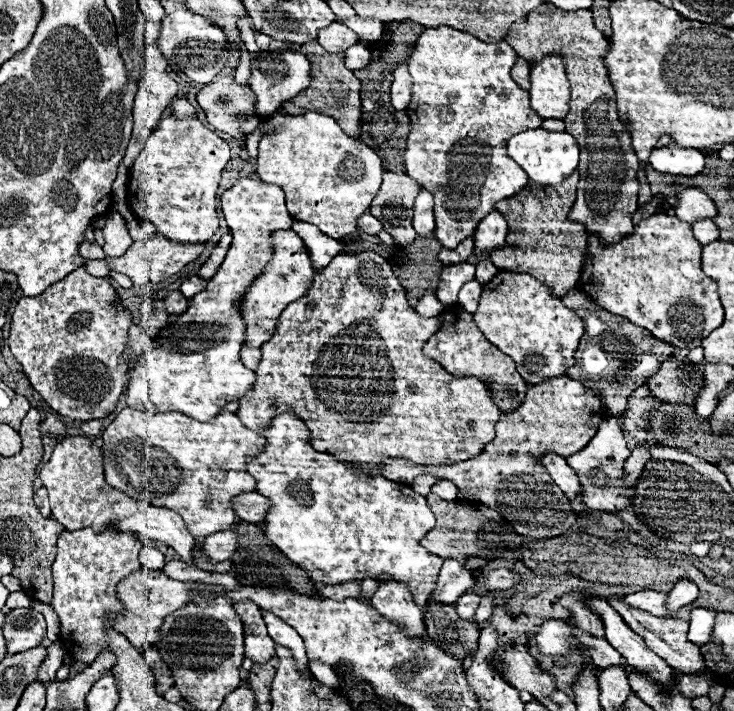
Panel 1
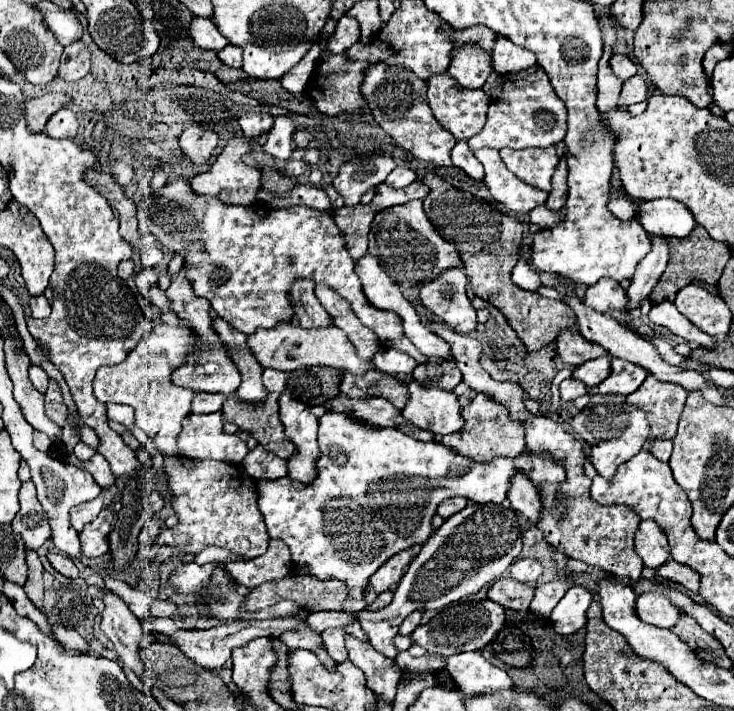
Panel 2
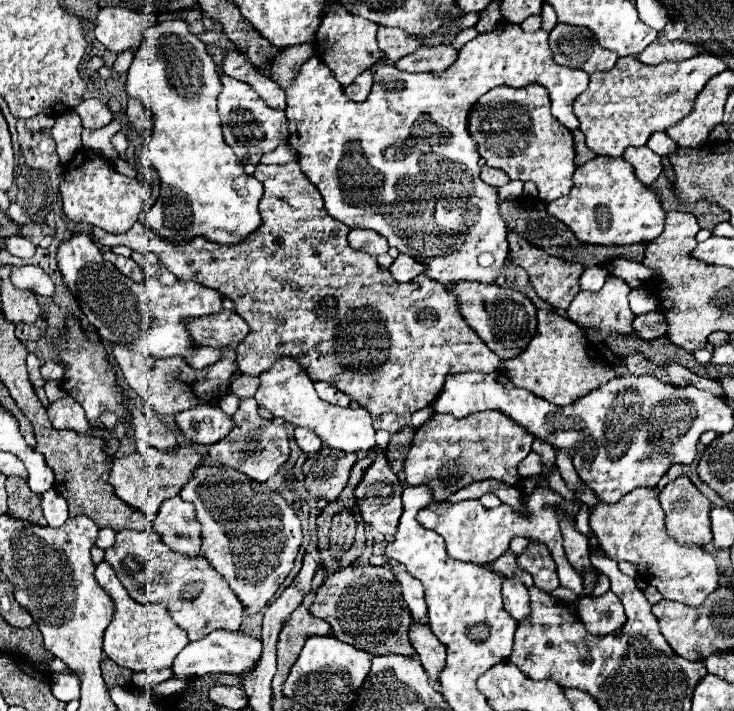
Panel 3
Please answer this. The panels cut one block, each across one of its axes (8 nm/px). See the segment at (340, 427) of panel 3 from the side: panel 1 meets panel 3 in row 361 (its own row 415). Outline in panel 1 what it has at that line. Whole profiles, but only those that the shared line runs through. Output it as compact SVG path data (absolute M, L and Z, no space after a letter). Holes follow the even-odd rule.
M280 414L274 418L274 422L262 430L260 434L266 436L266 444L264 448L256 454L256 456L250 456L248 462L246 462L246 470L250 476L256 478L256 492L266 496L270 500L270 508L266 512L266 520L264 520L264 532L268 536L268 540L272 540L278 550L288 558L292 560L296 566L300 566L314 582L322 582L322 584L344 584L348 580L364 580L364 578L374 578L374 580L396 580L396 582L404 582L404 586L410 590L412 594L412 600L416 602L418 608L426 608L426 600L428 600L428 592L434 588L434 582L436 582L436 576L438 576L438 570L442 566L444 560L440 560L440 556L428 552L426 548L420 546L420 540L426 536L426 532L430 532L434 528L434 514L430 512L430 506L426 502L424 496L420 494L414 494L412 490L408 490L406 486L402 486L400 482L392 482L392 480L386 480L382 476L362 476L362 474L356 474L352 472L346 464L342 464L340 460L336 460L332 454L324 454L324 452L316 452L312 446L310 446L310 436L308 436L308 428L306 424L298 418L298 416L292 416L292 414Z

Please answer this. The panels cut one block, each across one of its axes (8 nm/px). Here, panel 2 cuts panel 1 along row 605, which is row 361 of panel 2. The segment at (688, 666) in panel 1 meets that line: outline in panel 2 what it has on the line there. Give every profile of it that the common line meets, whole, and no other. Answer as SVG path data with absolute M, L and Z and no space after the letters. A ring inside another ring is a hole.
M612 357L610 376L598 386L590 388L590 394L632 394L648 376L640 366L634 366L623 359Z

